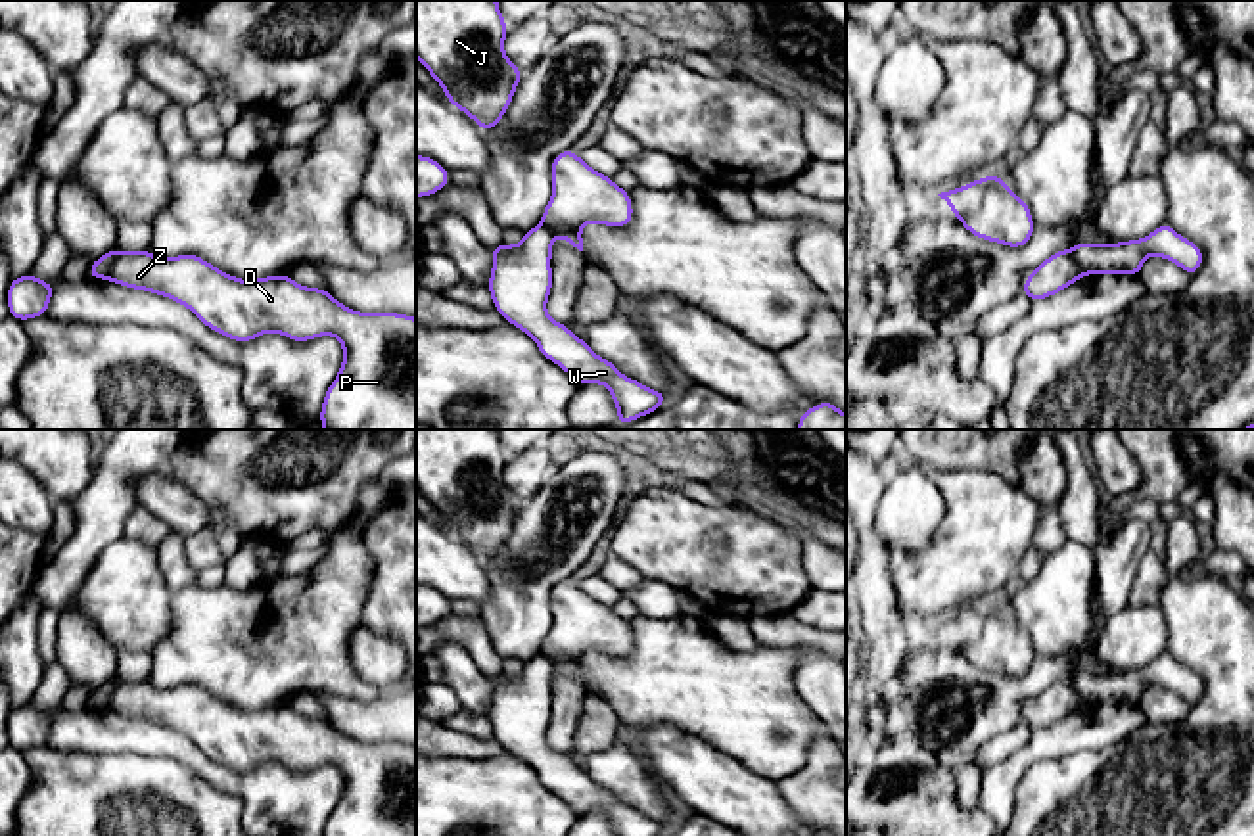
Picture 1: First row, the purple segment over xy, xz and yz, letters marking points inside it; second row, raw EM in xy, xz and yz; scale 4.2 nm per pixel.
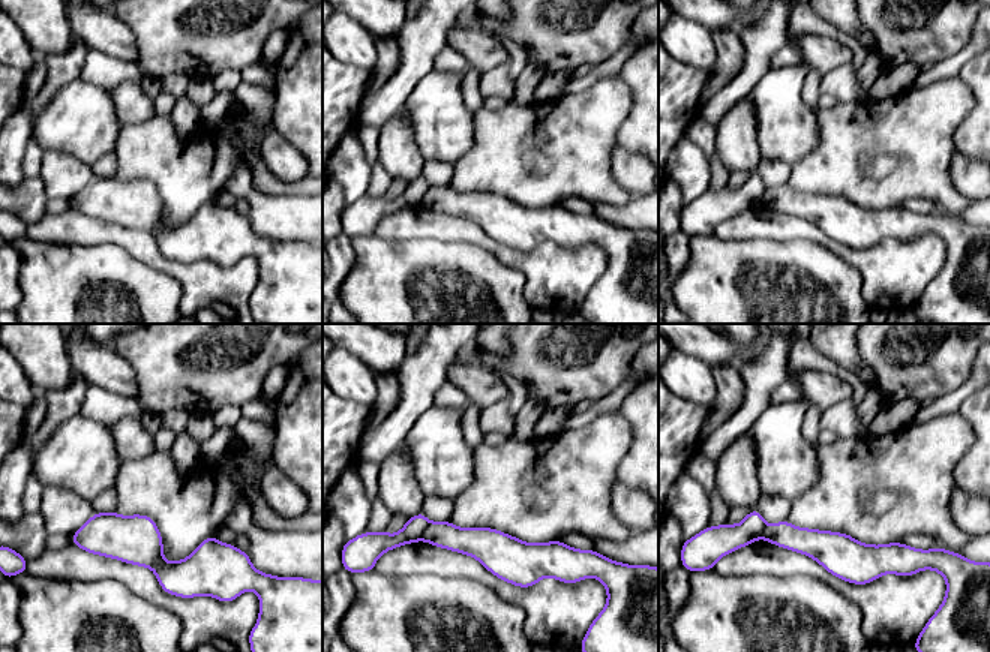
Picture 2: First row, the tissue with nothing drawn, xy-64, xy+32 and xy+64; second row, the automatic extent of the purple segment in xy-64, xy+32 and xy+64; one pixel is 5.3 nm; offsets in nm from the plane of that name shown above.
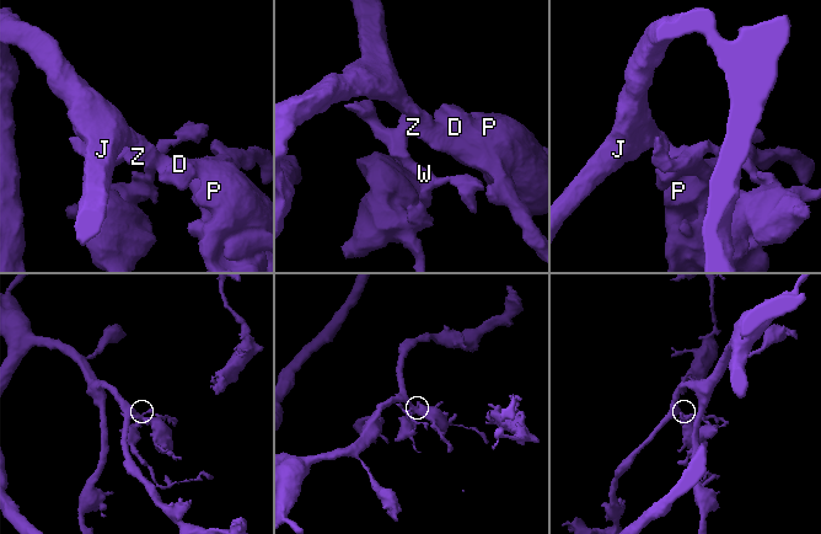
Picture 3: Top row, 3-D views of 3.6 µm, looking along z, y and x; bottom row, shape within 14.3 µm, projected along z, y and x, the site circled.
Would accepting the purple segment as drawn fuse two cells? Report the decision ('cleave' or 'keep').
cleave

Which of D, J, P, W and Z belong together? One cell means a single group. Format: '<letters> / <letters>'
D J P Z / W

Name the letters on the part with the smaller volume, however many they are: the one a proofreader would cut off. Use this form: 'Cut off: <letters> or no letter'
Cut off: W

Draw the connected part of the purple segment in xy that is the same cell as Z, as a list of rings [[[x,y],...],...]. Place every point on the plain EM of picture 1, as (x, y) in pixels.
[[[117,681],[107,709],[125,717],[151,721],[188,736],[207,757],[247,773],[278,761],[291,771],[336,765],[343,775],[343,794],[330,813],[322,836],[416,836],[416,748],[401,742],[359,742],[324,717],[305,717],[290,704],[240,709],[224,704],[199,685],[169,688],[146,681]]]

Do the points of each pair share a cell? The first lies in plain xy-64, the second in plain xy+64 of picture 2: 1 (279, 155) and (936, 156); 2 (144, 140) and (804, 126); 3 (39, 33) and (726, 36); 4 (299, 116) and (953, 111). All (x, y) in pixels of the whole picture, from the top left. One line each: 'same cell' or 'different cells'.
1: different cells
2: different cells
3: different cells
4: different cells

